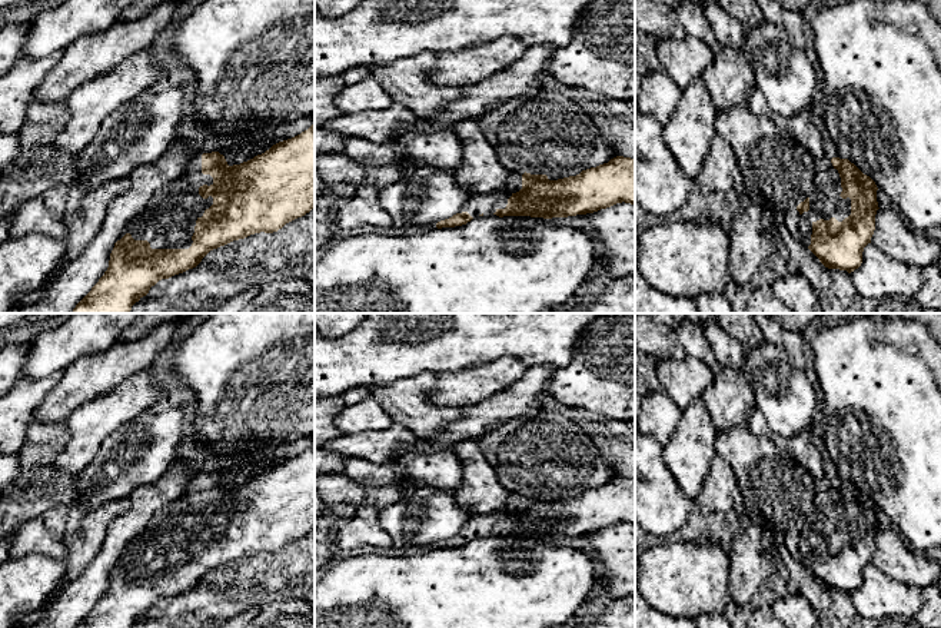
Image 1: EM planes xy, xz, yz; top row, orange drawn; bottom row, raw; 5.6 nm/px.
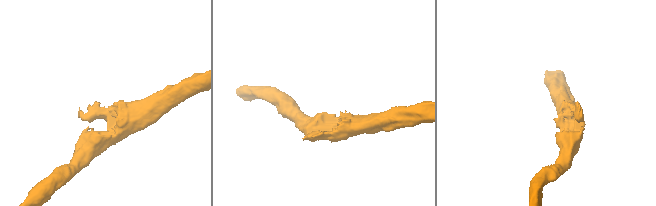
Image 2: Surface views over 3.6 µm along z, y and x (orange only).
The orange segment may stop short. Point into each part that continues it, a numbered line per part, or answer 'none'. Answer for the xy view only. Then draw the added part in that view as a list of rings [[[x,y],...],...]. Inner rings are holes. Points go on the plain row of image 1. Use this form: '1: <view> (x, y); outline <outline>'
none

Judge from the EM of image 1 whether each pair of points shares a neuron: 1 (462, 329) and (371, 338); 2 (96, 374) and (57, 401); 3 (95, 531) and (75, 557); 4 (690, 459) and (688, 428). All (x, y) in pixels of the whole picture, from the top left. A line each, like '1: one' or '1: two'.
1: one
2: one
3: one
4: one

